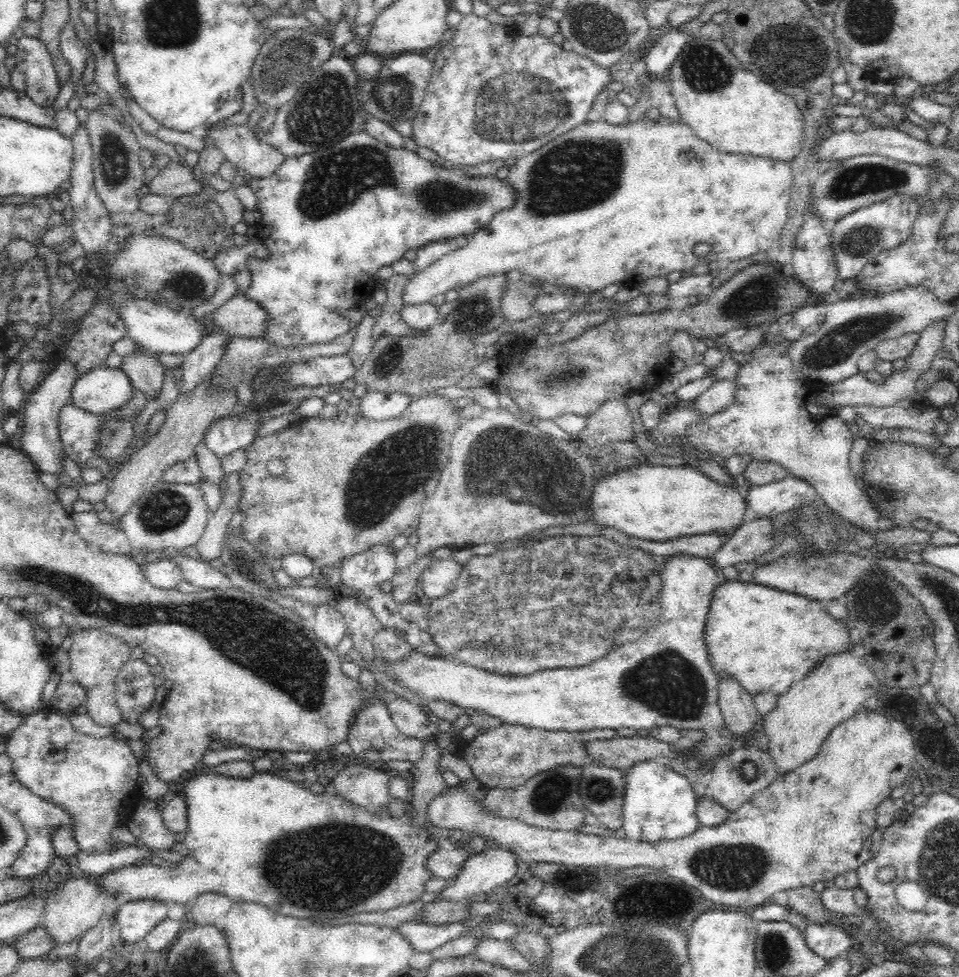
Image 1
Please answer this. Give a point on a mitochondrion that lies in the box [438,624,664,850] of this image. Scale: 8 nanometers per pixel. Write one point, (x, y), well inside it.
(551, 793)

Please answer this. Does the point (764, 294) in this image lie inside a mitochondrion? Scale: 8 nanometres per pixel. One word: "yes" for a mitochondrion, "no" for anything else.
yes

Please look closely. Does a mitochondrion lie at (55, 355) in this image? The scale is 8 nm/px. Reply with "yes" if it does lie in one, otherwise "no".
no

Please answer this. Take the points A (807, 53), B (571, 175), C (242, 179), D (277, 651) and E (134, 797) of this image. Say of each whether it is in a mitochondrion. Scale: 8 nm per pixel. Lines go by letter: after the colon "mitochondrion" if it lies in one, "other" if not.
A: mitochondrion
B: mitochondrion
C: other
D: mitochondrion
E: other

